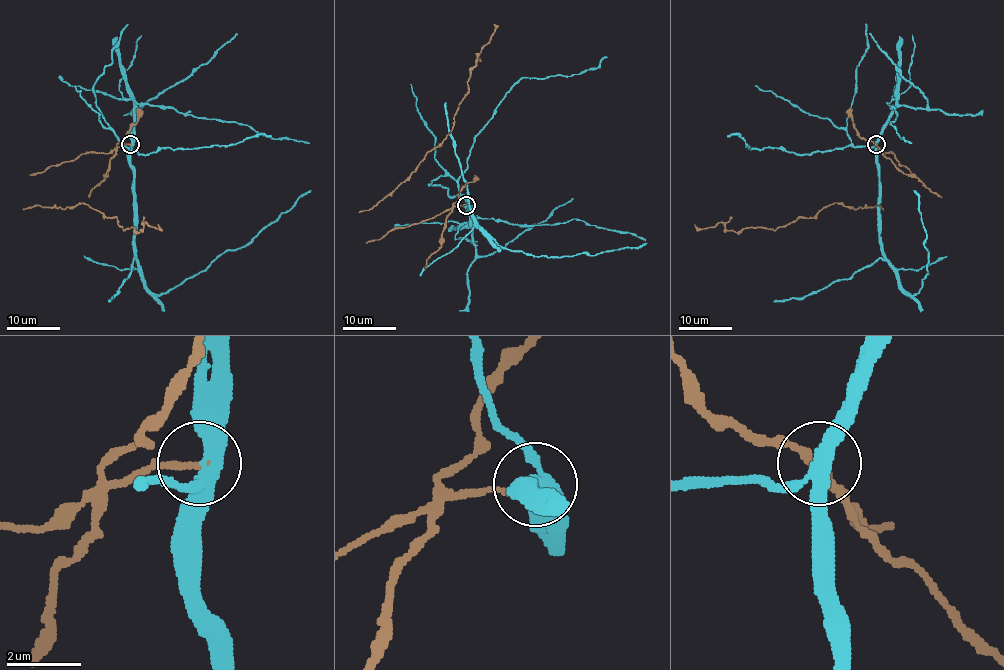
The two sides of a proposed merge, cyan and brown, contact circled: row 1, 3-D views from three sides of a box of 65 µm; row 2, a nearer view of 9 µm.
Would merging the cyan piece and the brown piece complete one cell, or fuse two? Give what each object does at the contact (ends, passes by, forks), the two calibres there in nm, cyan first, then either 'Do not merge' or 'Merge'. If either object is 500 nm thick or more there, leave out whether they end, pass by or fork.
At the ring cyan forks. At the ring brown ends. Thickness 360 nm (cyan) against 170 nm. Do not merge

